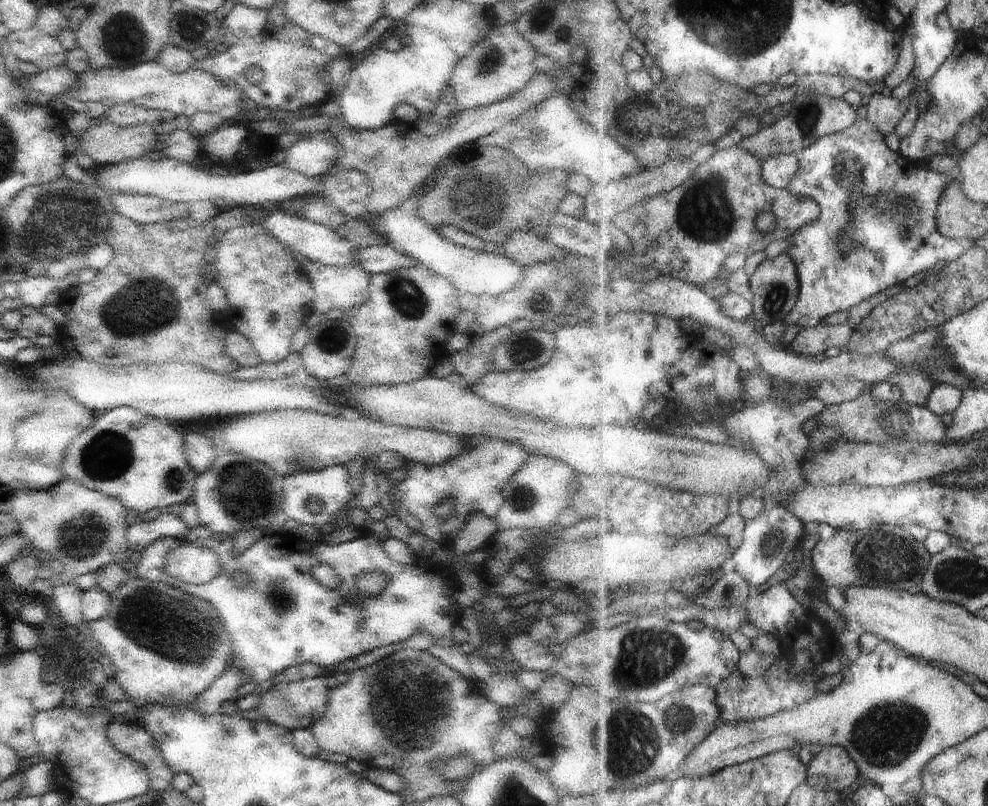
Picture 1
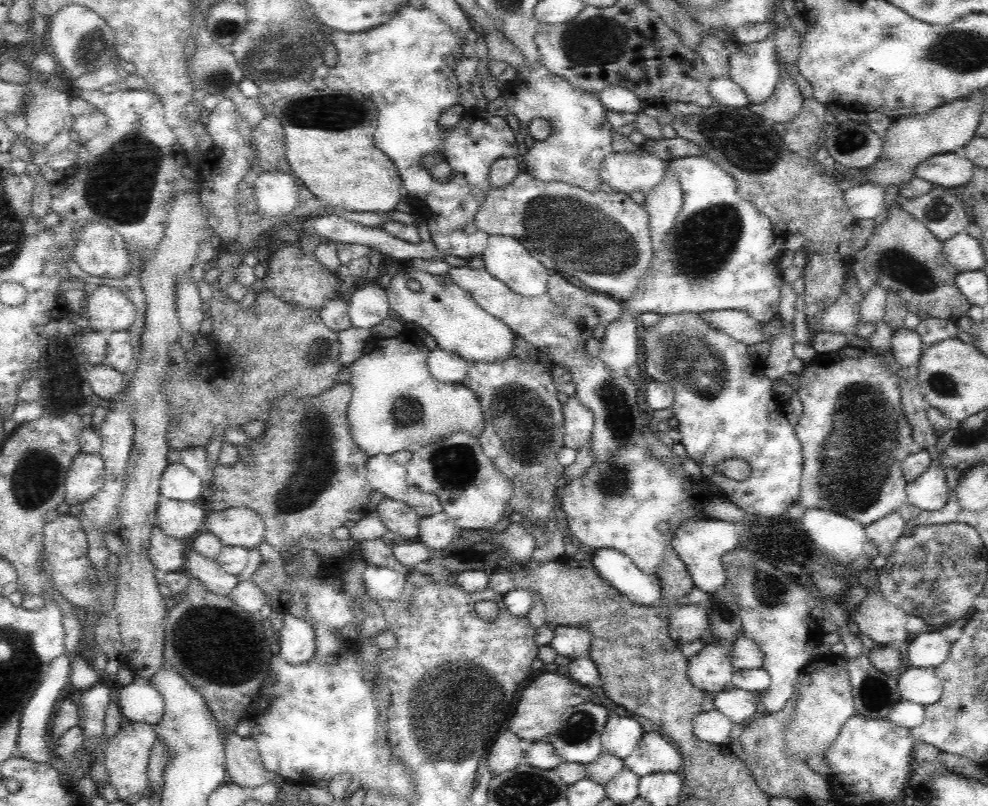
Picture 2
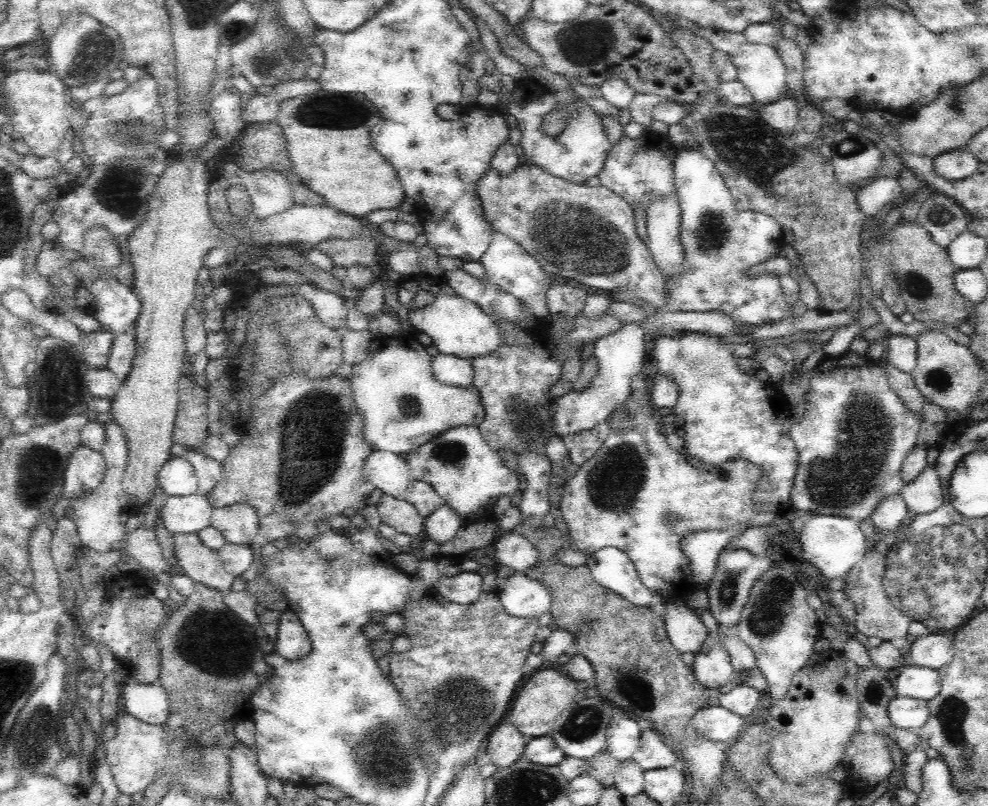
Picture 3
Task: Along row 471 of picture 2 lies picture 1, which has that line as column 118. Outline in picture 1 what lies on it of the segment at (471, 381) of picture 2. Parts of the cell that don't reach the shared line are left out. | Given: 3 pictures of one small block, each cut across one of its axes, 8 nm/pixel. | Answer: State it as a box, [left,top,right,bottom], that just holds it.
[8,478,129,583]

